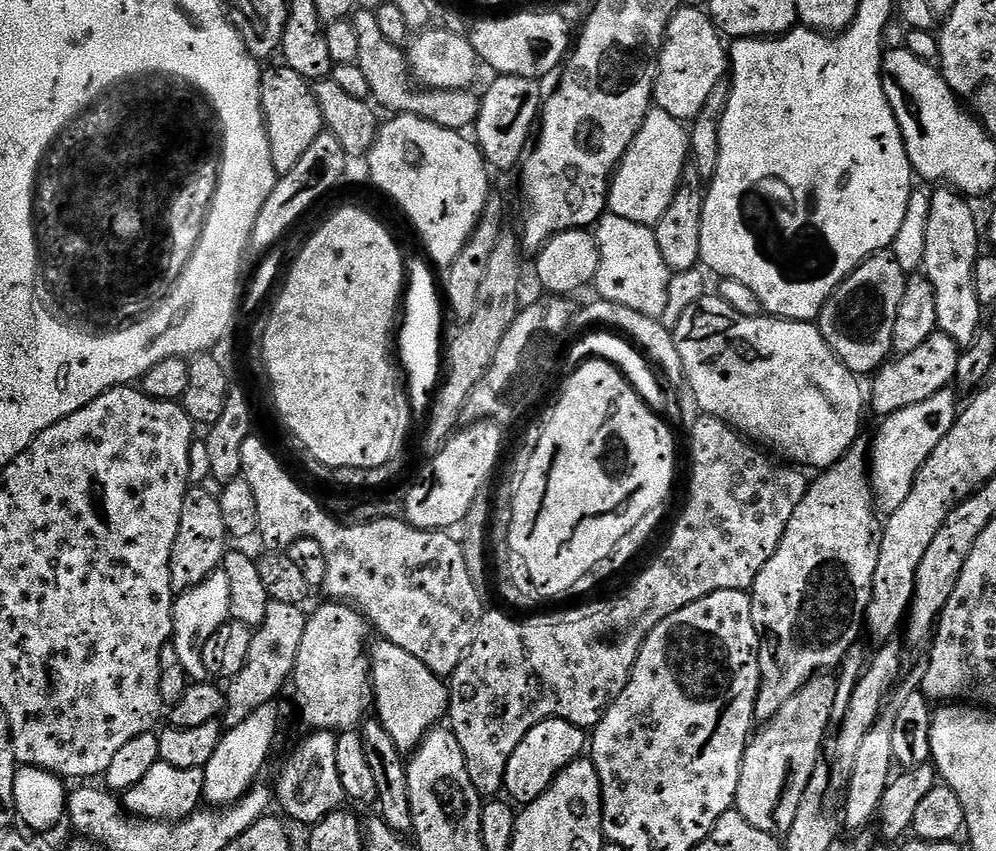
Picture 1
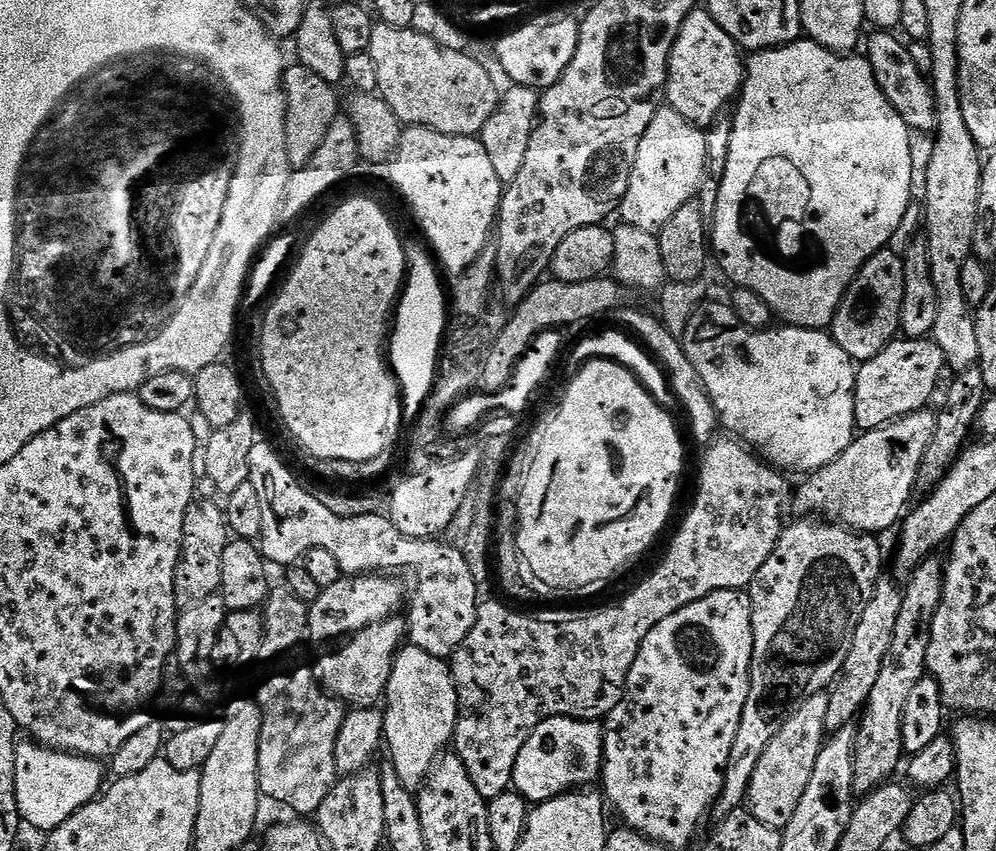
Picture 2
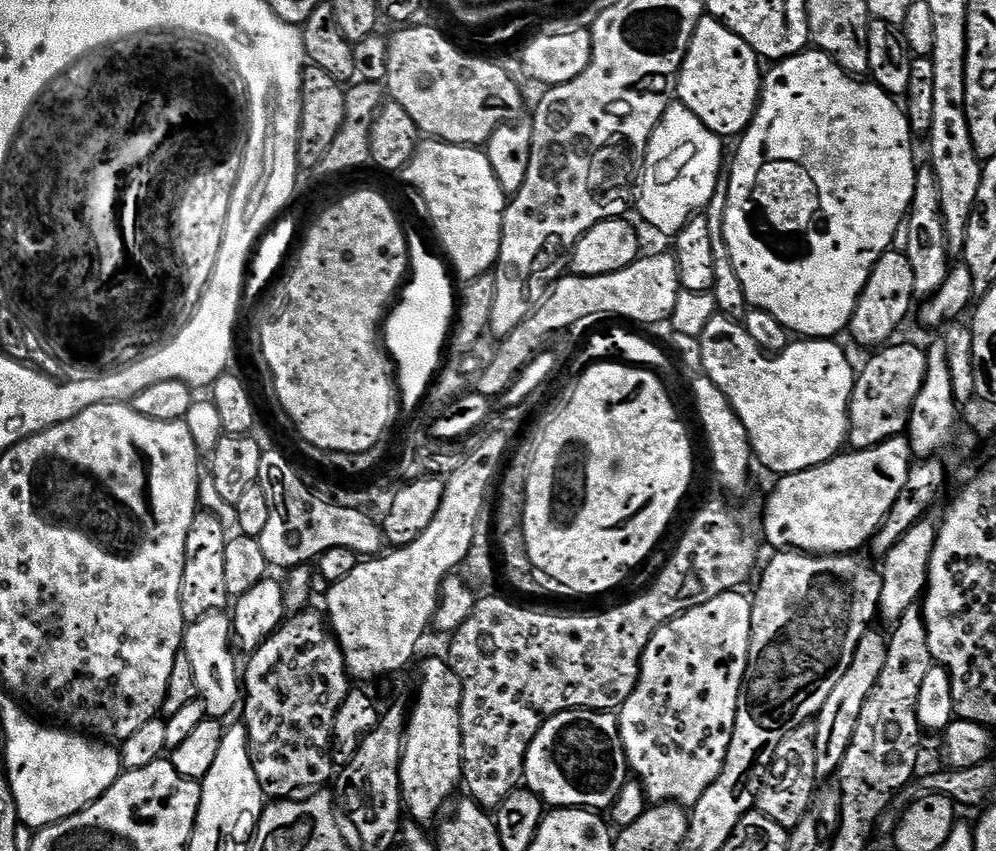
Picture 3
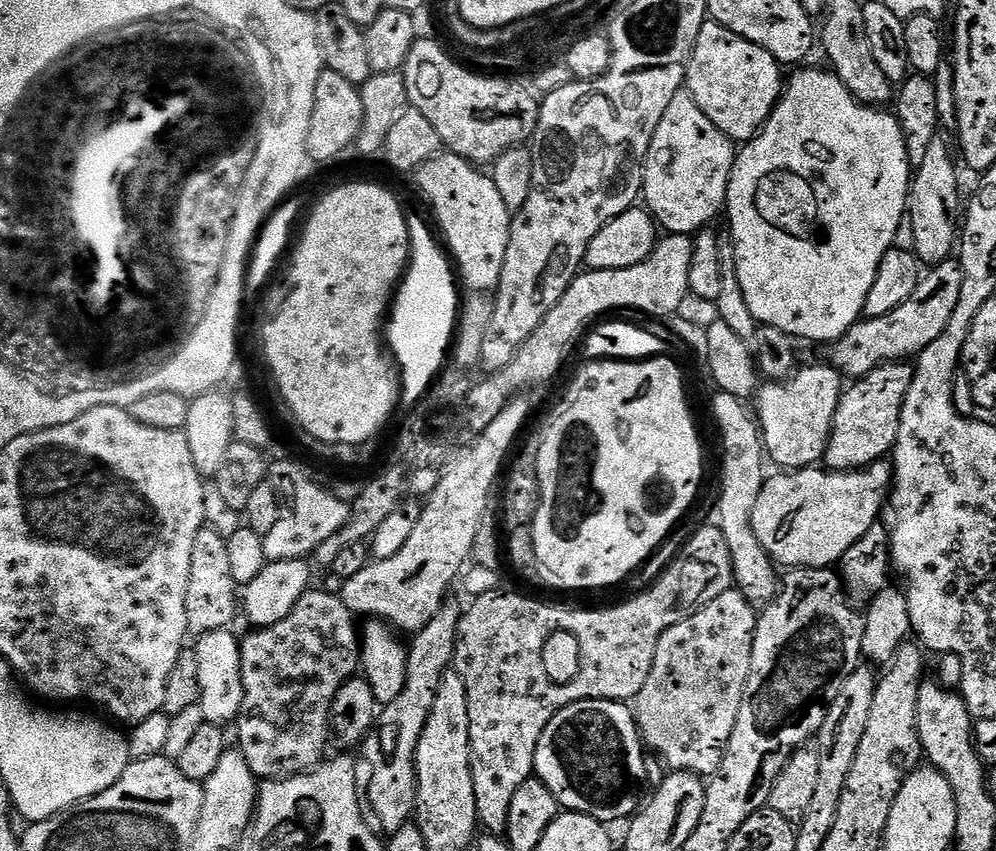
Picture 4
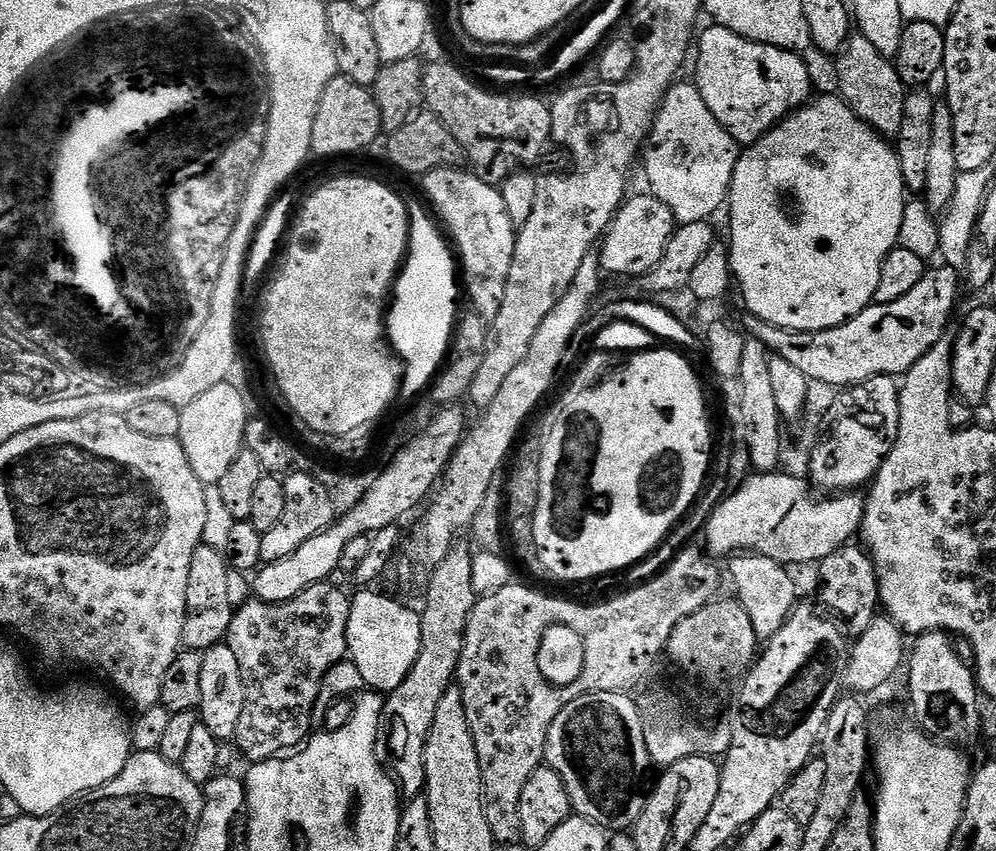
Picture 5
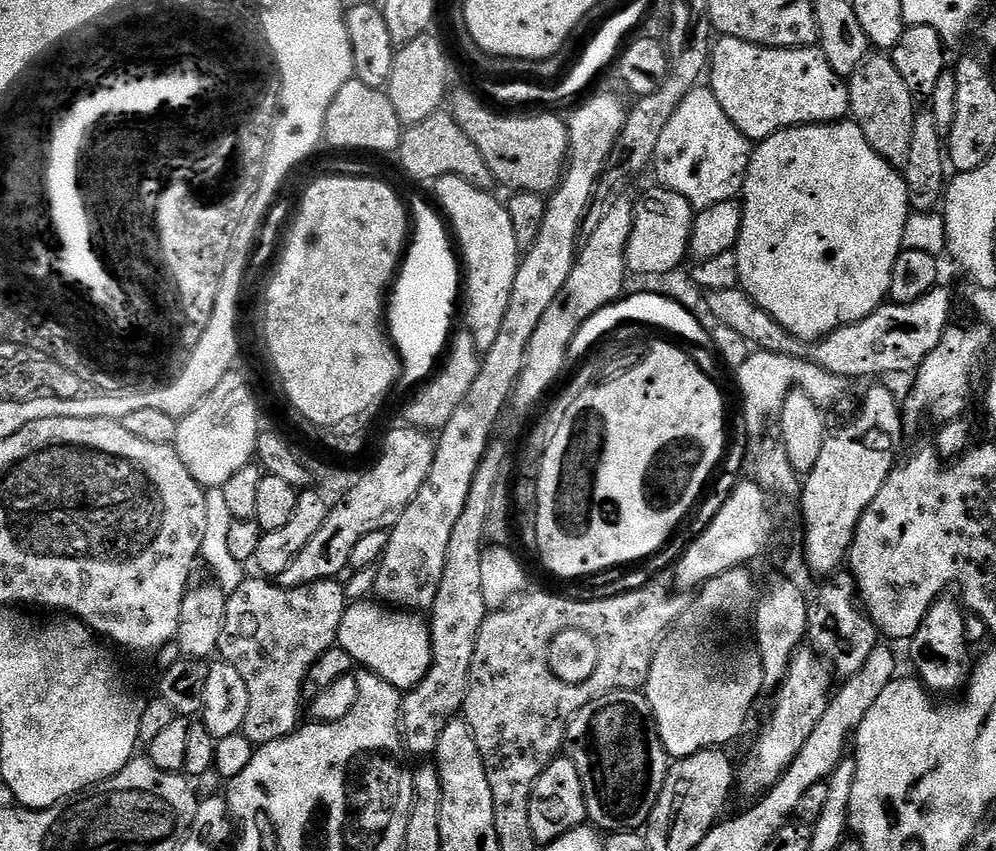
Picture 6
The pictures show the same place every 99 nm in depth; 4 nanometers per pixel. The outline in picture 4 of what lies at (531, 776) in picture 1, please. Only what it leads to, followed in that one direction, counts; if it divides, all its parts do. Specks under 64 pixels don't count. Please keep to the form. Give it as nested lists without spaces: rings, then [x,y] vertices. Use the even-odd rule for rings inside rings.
[[[576,700],[566,706],[542,730],[534,754],[535,779],[540,780],[554,794],[561,809],[569,812],[581,812],[592,816],[605,826],[612,826],[615,820],[627,821],[636,815],[642,804],[640,791],[644,788],[644,779],[648,768],[644,765],[646,749],[640,738],[633,709],[619,700]]]

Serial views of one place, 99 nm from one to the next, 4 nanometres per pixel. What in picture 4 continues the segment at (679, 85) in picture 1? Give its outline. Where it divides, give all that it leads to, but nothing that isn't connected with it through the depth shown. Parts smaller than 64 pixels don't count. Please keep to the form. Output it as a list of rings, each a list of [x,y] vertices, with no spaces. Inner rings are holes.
[[[706,22],[688,60],[686,90],[724,136],[733,142],[747,142],[756,137],[780,101],[786,87],[785,81],[780,81],[780,71],[780,61],[762,46],[726,30],[726,26]]]

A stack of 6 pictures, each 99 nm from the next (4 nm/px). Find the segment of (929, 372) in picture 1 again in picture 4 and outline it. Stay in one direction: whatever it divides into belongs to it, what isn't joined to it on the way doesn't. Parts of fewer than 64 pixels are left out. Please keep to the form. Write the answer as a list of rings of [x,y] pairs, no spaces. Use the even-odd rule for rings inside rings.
[[[897,362],[894,364],[883,364],[878,366],[870,374],[859,377],[852,389],[845,391],[841,395],[832,429],[828,435],[828,445],[824,451],[823,463],[833,472],[851,472],[868,467],[883,461],[896,447],[898,438],[898,426],[900,425],[900,415],[902,406],[906,398],[906,390],[910,390],[912,381],[913,365],[908,362]]]

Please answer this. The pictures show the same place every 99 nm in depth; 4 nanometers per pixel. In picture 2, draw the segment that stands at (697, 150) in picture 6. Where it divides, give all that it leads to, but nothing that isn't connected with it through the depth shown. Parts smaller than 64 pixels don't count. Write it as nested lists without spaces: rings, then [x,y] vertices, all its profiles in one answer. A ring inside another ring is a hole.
[[[662,106],[654,114],[654,122],[646,130],[638,146],[638,158],[630,174],[628,193],[618,209],[623,223],[658,234],[686,206],[697,199],[706,170],[708,137],[696,125],[682,118],[674,109]]]

